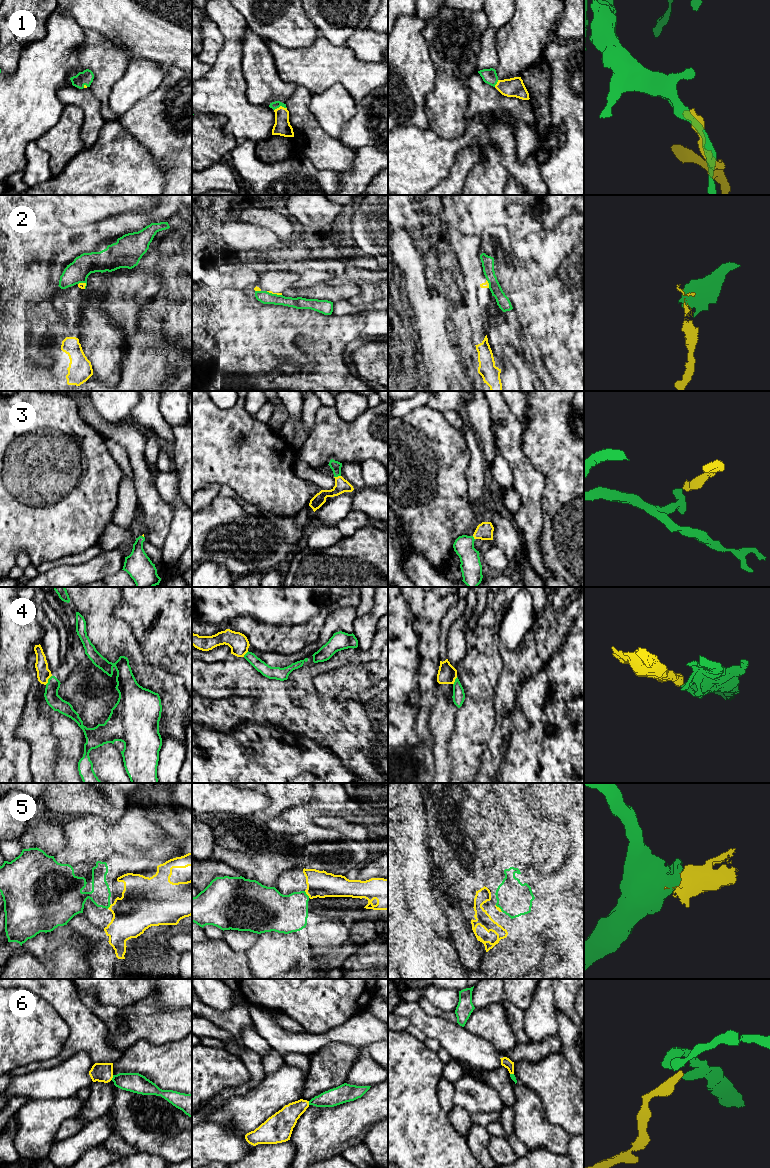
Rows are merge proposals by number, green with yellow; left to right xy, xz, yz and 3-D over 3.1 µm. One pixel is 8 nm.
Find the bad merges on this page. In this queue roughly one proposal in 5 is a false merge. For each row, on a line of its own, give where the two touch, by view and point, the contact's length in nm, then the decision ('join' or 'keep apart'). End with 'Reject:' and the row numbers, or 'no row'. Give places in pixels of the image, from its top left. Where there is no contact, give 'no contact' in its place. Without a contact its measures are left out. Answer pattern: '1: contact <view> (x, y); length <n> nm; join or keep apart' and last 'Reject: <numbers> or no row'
1: contact xz (280, 105); length 110 nm; join
2: contact xz (274, 294); length 130 nm; keep apart
3: contact xz (337, 476); length 60 nm; join
4: contact xy (48, 680); length 90 nm; keep apart
5: contact xz (306, 894); length 70 nm; join
6: contact xy (113, 1077); length 40 nm; keep apart
Reject: 2, 4, 6

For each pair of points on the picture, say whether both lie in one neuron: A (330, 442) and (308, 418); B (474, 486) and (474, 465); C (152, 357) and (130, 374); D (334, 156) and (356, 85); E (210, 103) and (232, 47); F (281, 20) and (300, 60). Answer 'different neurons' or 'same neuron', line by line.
A: different neurons
B: same neuron
C: same neuron
D: different neurons
E: same neuron
F: different neurons

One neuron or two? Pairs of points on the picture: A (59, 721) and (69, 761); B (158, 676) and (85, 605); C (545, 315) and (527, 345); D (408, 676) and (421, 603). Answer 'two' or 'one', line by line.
A: one
B: one
C: two
D: one

